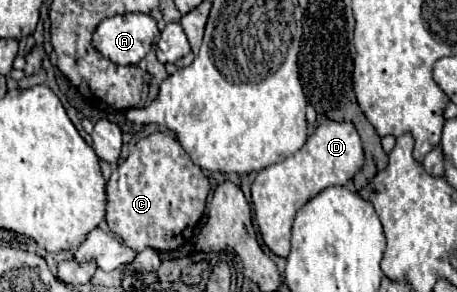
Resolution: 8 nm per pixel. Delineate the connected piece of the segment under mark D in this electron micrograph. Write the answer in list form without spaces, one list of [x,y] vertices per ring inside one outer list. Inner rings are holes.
[[[327,121],[315,129],[315,135],[311,135],[295,155],[261,169],[251,185],[251,197],[263,243],[275,255],[287,257],[291,249],[289,239],[295,211],[299,211],[323,189],[333,185],[347,185],[361,171],[363,163],[363,147],[355,127],[351,123]]]

